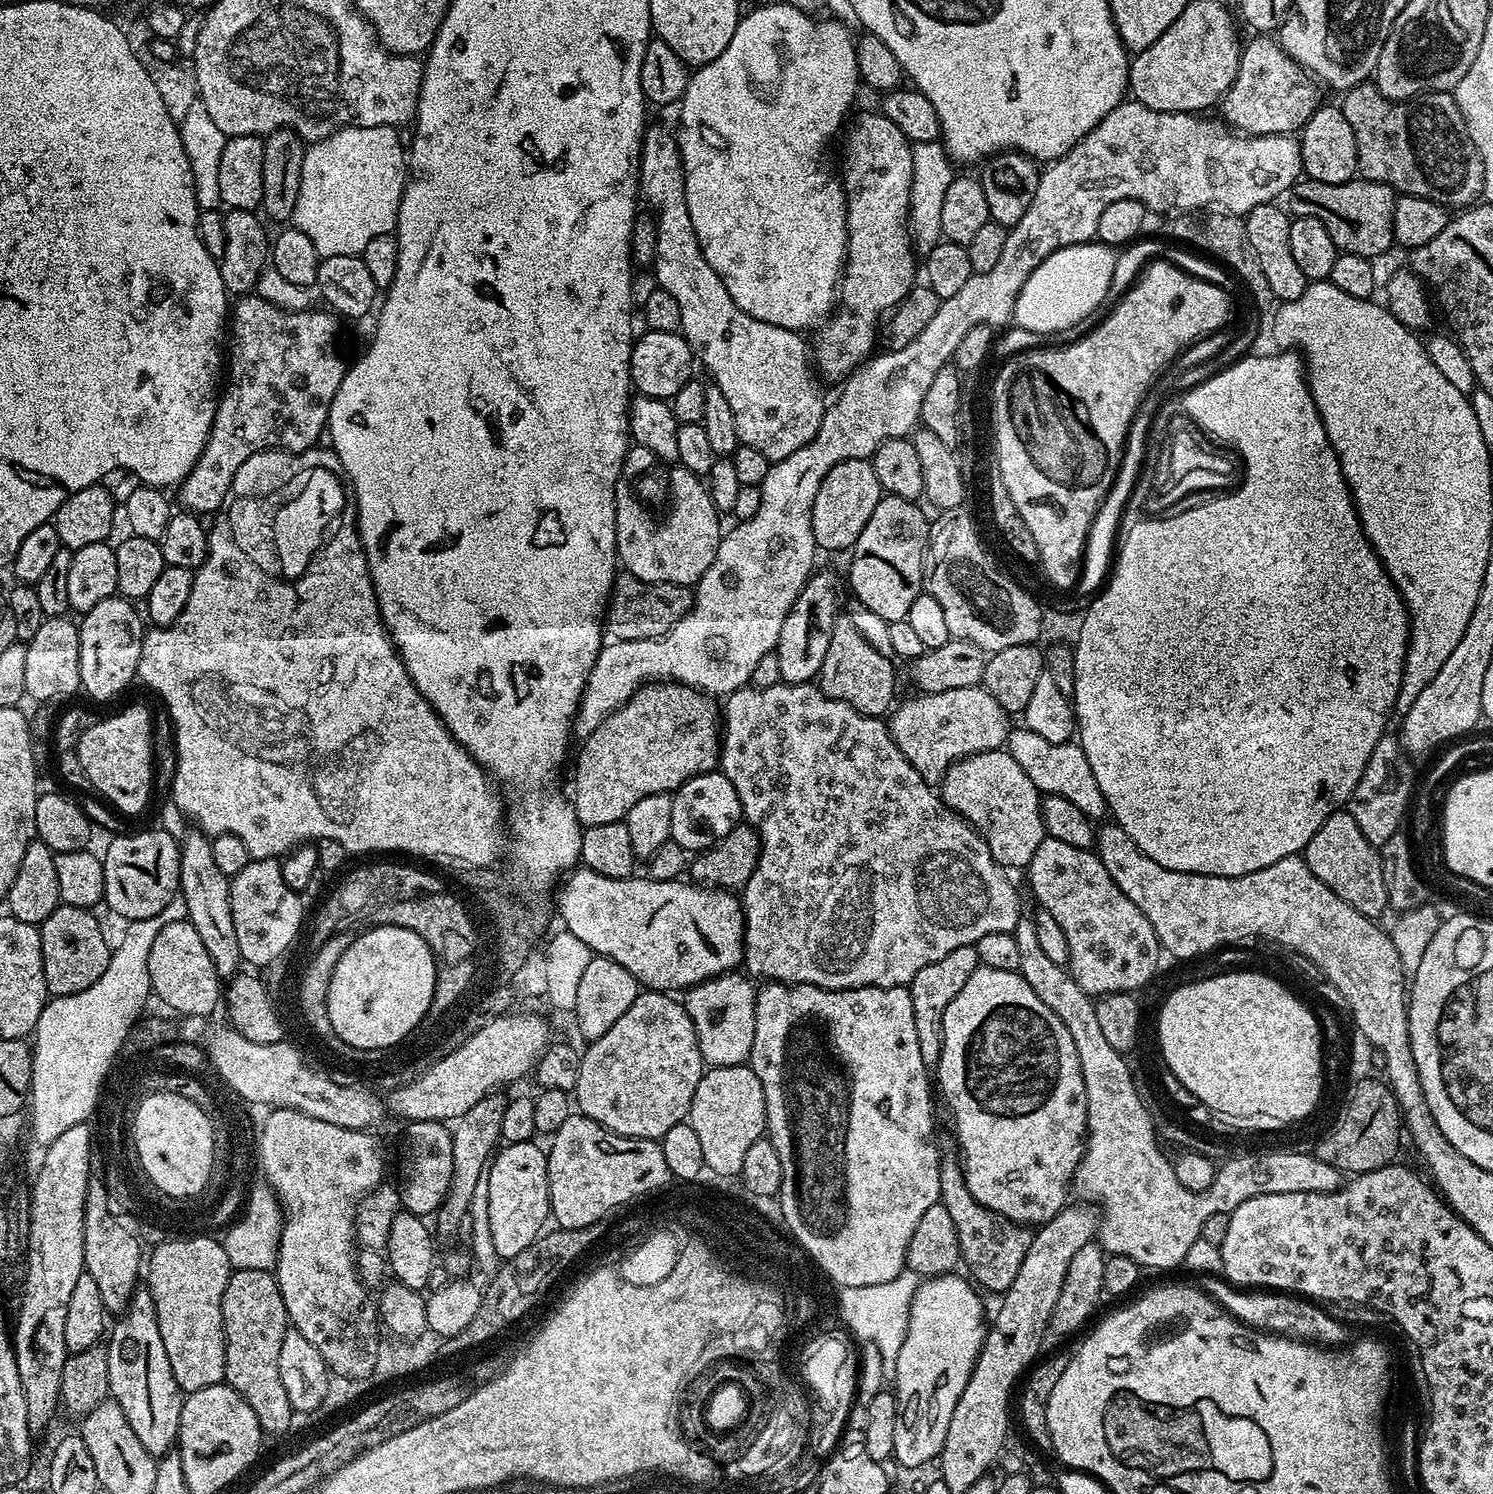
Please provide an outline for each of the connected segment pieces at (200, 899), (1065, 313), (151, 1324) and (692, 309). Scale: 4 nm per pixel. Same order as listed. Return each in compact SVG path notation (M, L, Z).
M191 830L179 841L180 890L186 902L188 920L198 930L210 958L214 958L214 970L221 978L237 975L242 961L238 950L238 933L234 930L234 914L230 910L230 877L222 874L214 862L212 841L199 830Z
M1099 242L1075 244L1055 251L1030 274L1015 300L1015 327L1034 333L1056 333L1073 328L1082 318L1103 304L1113 277L1117 253L1111 245Z
M137 1287L128 1307L119 1313L117 1320L120 1321L111 1325L110 1335L106 1340L110 1362L108 1391L122 1414L126 1414L130 1430L138 1434L138 1442L146 1446L151 1456L159 1458L173 1451L177 1443L185 1393L181 1392L178 1382L174 1382L174 1370L170 1370L166 1346L162 1346L158 1314L147 1287Z
M652 123L645 127L644 143L640 150L639 195L643 203L645 200L653 208L651 211L656 222L658 246L654 275L657 285L664 288L666 294L672 295L674 302L678 302L679 331L692 347L699 363L701 360L705 370L712 375L709 376L711 383L716 384L722 394L726 394L726 402L730 402L730 411L734 413L734 426L738 430L741 444L754 446L754 450L766 454L770 462L790 458L794 450L802 450L802 446L806 446L812 441L814 434L818 434L818 426L822 426L826 407L826 399L820 393L821 381L810 359L809 341L803 340L799 331L770 326L770 322L750 318L746 310L738 310L734 298L730 298L730 290L722 286L722 278L718 278L718 274L714 274L714 269L710 267L710 262L706 262L694 234L690 214L686 210L684 163L680 160L680 145L673 129L671 132L660 124Z

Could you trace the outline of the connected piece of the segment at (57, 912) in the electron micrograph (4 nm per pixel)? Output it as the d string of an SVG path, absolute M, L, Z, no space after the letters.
M61 903L60 907L54 910L54 914L50 914L50 918L38 925L42 942L44 977L52 996L78 994L94 986L94 982L98 982L98 978L106 974L106 966L112 957L112 948L104 937L99 922L96 921L96 914L95 911L86 908Z

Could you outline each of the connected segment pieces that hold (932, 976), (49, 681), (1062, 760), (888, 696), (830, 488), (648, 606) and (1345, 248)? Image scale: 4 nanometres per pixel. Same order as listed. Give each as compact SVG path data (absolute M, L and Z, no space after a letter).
M974 944L958 946L958 950L950 950L946 958L938 958L938 962L930 962L930 966L922 966L918 974L914 974L911 984L907 985L910 1002L914 1002L914 1027L918 1030L918 1050L922 1050L922 1062L929 1070L935 1069L940 1061L942 1050L942 1026L946 1014L946 1006L958 998L958 990L966 986L970 974L981 967L980 955Z
M67 615L49 616L34 633L34 638L26 642L26 690L25 697L30 701L37 700L37 705L44 706L48 700L64 700L75 692L81 691L80 663L78 646L80 629L77 621L68 620Z
M1017 726L1008 733L1006 751L1012 755L1014 762L1018 762L1018 766L1022 766L1022 770L1026 770L1030 782L1034 782L1040 793L1067 798L1069 802L1074 802L1074 806L1081 808L1093 822L1105 819L1108 804L1102 798L1102 790L1098 790L1094 770L1090 770L1090 762L1086 762L1086 754L1081 750L1079 743L1046 742L1046 738L1041 738L1028 728Z
M841 614L836 618L836 628L830 638L830 650L826 650L826 658L820 667L818 687L830 698L846 702L863 716L883 717L893 707L896 696L896 672L892 669L893 661L883 656L855 629L847 615Z
M871 459L847 460L838 462L822 478L822 486L818 486L818 494L814 494L812 507L812 529L817 549L828 552L840 552L851 549L858 534L870 522L870 514L874 514L874 506L878 506L882 489L878 482L878 474L874 474Z
M627 574L617 575L608 601L607 635L612 640L658 640L692 611L692 597L683 584L647 584Z
M1301 178L1286 193L1286 208L1293 217L1318 218L1330 238L1334 238L1337 253L1349 252L1359 256L1377 258L1388 247L1393 247L1392 223L1397 193L1382 182L1353 178L1341 184L1318 182Z

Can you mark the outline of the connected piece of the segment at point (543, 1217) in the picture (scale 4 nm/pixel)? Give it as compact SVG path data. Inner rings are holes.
M532 1140L504 1144L491 1157L486 1169L486 1187L492 1245L501 1261L509 1260L529 1248L545 1231L544 1223L549 1223L552 1207L547 1151Z

